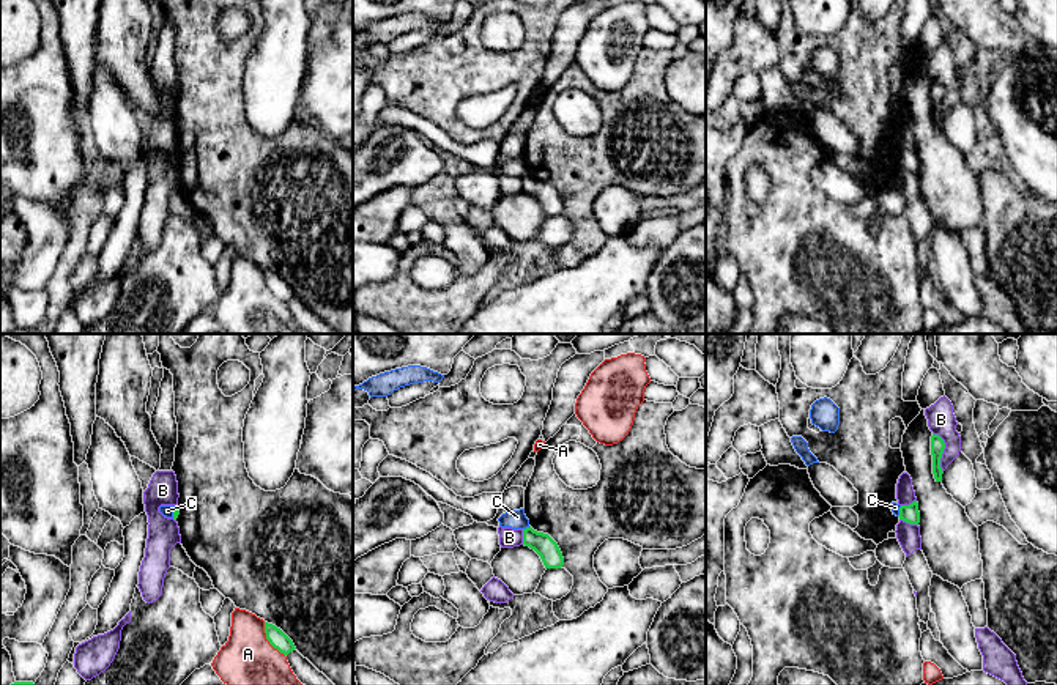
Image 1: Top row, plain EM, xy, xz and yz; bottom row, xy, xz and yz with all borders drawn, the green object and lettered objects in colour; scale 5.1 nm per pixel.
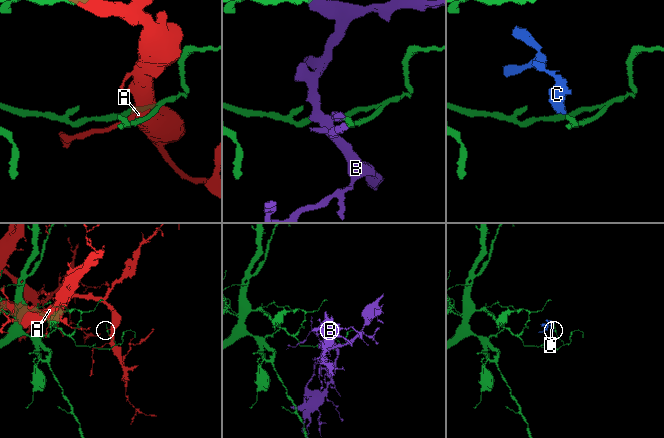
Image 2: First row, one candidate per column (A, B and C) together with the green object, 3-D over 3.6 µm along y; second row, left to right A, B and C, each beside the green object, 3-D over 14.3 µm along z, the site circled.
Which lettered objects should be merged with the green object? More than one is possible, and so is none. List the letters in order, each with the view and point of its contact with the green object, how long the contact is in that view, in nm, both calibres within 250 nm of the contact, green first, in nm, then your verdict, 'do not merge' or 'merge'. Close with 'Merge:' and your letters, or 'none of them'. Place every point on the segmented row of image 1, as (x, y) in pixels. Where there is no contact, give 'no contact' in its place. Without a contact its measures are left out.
A: contact xy (267, 638); length 200 nm; calibres 90 and 280 nm; do not merge
B: contact yz (942, 451); length 220 nm; calibres 70 and 140 nm; do not merge
C: contact xz (526, 528); length 40 nm; calibres 110 and 100 nm; do not merge
Merge: none of them

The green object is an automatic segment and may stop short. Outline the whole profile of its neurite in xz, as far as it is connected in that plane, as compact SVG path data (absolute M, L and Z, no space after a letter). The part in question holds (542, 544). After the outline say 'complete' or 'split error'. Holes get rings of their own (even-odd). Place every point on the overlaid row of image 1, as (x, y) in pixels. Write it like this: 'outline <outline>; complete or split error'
outline M529 526L523 529L523 545L540 556L545 568L561 568L564 565L562 553L548 534L537 532Z; complete

